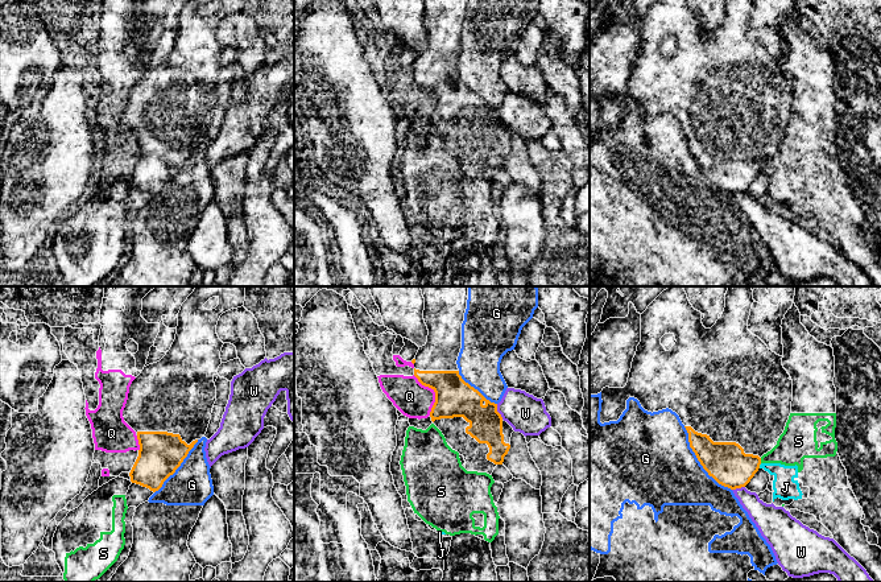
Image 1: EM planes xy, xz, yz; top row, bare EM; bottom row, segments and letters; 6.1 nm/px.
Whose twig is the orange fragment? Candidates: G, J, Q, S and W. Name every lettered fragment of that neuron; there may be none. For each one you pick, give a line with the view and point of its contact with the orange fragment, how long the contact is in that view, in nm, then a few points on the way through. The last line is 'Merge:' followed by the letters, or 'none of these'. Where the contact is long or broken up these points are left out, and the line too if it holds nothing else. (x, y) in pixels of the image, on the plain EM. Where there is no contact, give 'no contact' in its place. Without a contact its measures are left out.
Merge: none of these

